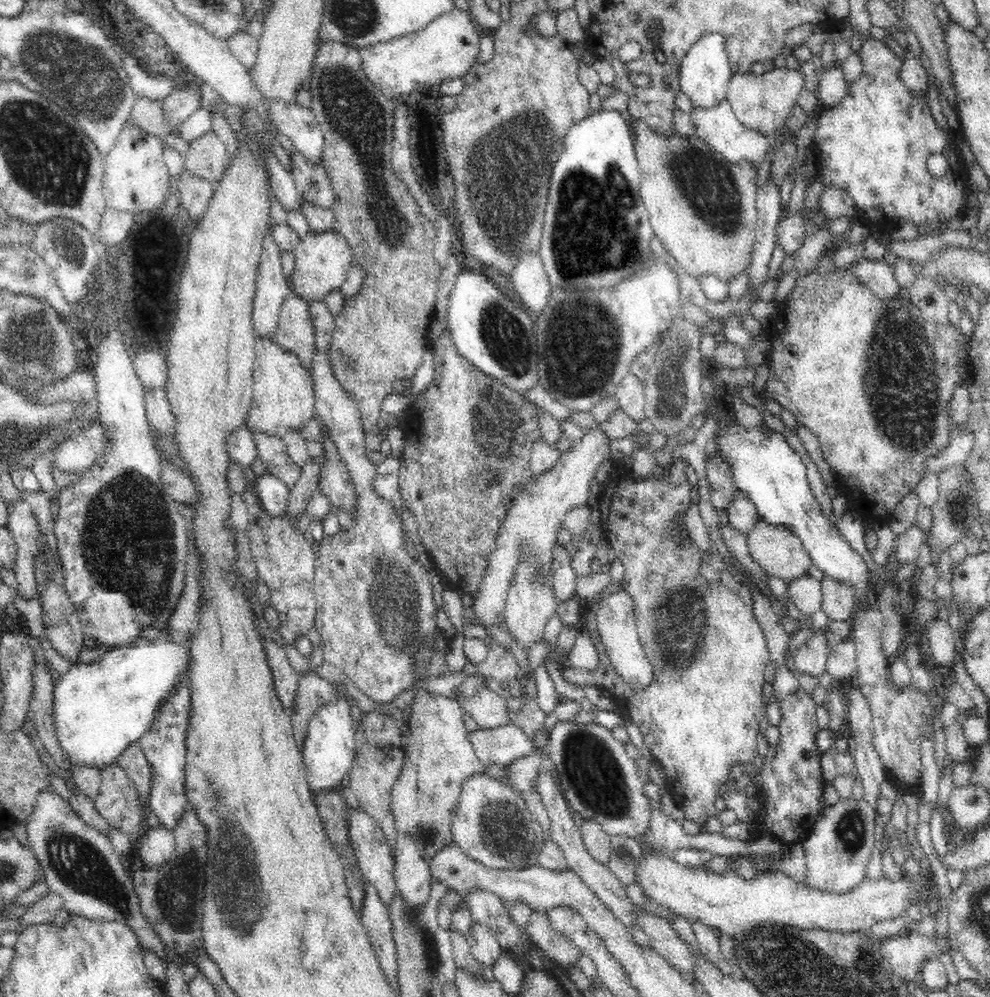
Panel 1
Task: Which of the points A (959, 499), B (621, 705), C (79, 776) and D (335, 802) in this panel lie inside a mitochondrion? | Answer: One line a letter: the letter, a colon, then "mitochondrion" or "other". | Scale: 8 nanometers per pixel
A: mitochondrion
B: other
C: other
D: other

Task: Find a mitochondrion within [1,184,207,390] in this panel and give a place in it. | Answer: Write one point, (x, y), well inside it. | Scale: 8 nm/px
(66, 240)

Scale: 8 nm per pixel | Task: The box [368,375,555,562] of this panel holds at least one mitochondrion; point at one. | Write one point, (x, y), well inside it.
(494, 423)

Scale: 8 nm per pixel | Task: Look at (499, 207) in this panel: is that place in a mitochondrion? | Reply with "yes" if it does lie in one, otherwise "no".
yes

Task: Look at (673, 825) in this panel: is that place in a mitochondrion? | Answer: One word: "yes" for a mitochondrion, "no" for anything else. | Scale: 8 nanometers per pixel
no

